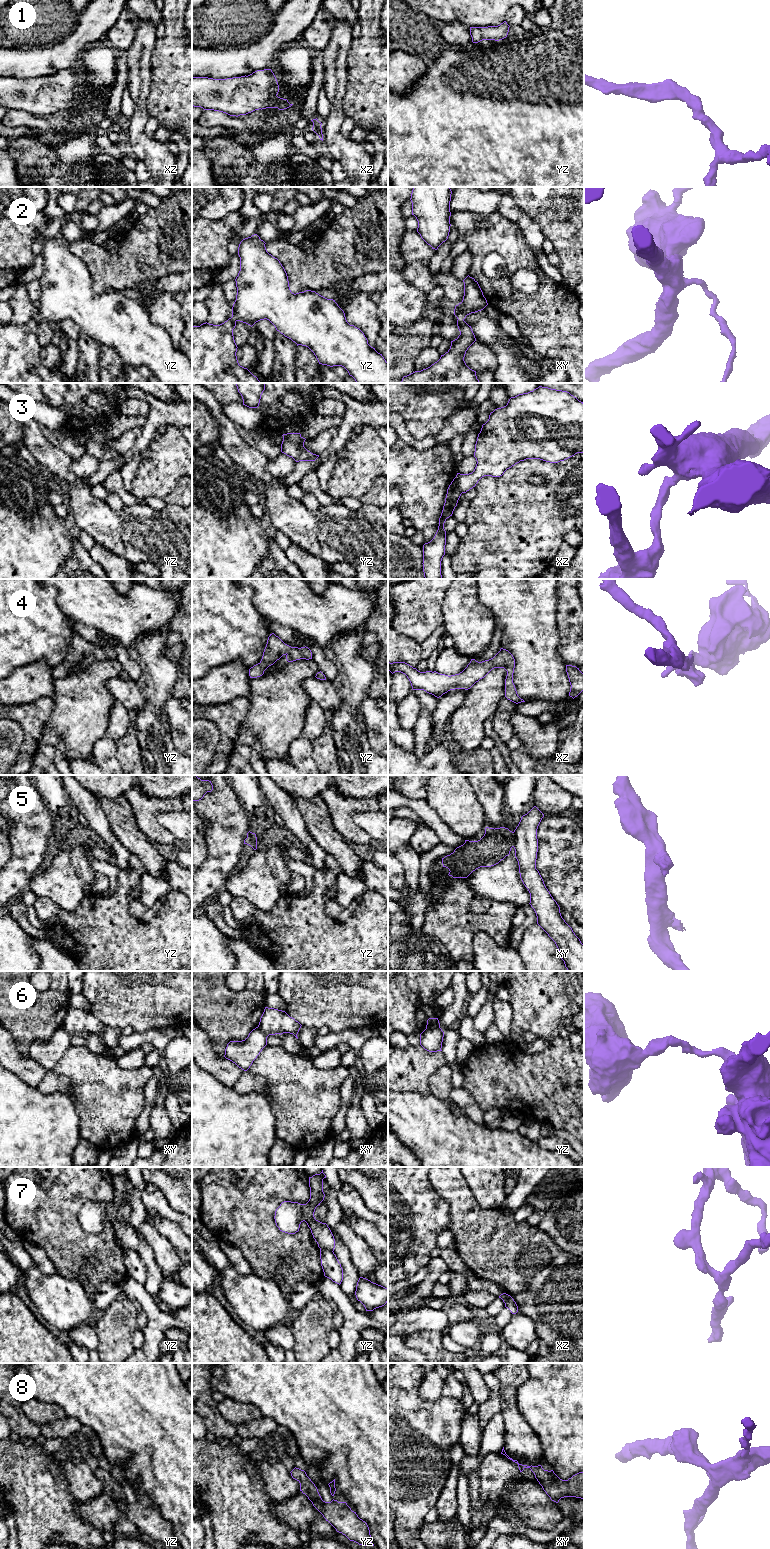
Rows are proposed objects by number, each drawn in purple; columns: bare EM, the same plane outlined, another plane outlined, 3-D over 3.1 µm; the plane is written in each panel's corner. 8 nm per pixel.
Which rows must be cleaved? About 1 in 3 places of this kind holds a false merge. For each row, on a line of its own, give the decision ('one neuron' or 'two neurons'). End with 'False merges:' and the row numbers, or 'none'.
1: one neuron
2: one neuron
3: two neurons
4: one neuron
5: two neurons
6: two neurons
7: two neurons
8: one neuron
False merges: 3, 5, 6, 7

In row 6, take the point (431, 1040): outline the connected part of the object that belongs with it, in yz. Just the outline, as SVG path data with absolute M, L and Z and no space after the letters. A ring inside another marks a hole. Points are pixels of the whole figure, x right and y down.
M439 1027L430 1029L426 1028L420 1034L420 1045L429 1052L442 1051L444 1032Z

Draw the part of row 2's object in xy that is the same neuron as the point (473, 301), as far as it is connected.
M469 275L463 280L464 282L464 296L461 303L455 306L454 315L457 317L457 326L460 335L457 339L451 341L450 349L441 355L440 359L432 364L430 367L421 371L415 371L402 378L400 383L480 383L476 376L476 371L470 369L464 357L468 348L476 341L475 335L464 319L467 315L483 310L487 305L487 300L478 282Z

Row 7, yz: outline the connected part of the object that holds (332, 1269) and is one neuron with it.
M322 1248L320 1249L320 1259L324 1276L340 1285L343 1280L343 1269L334 1252Z

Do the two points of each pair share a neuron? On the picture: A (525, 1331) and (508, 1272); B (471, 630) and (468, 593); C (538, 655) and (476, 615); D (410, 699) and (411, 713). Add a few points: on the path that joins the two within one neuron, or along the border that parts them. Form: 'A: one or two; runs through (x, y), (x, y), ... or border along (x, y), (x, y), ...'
A: two; border along (517, 1312), (527, 1315), (533, 1321), (535, 1332)
B: one; runs through (468, 621), (468, 602)
C: two; border along (482, 604), (491, 612), (492, 619), (496, 624)
D: one; runs through (410, 702), (410, 710)

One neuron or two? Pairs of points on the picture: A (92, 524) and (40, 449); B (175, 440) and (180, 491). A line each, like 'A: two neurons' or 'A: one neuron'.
A: one neuron
B: two neurons

